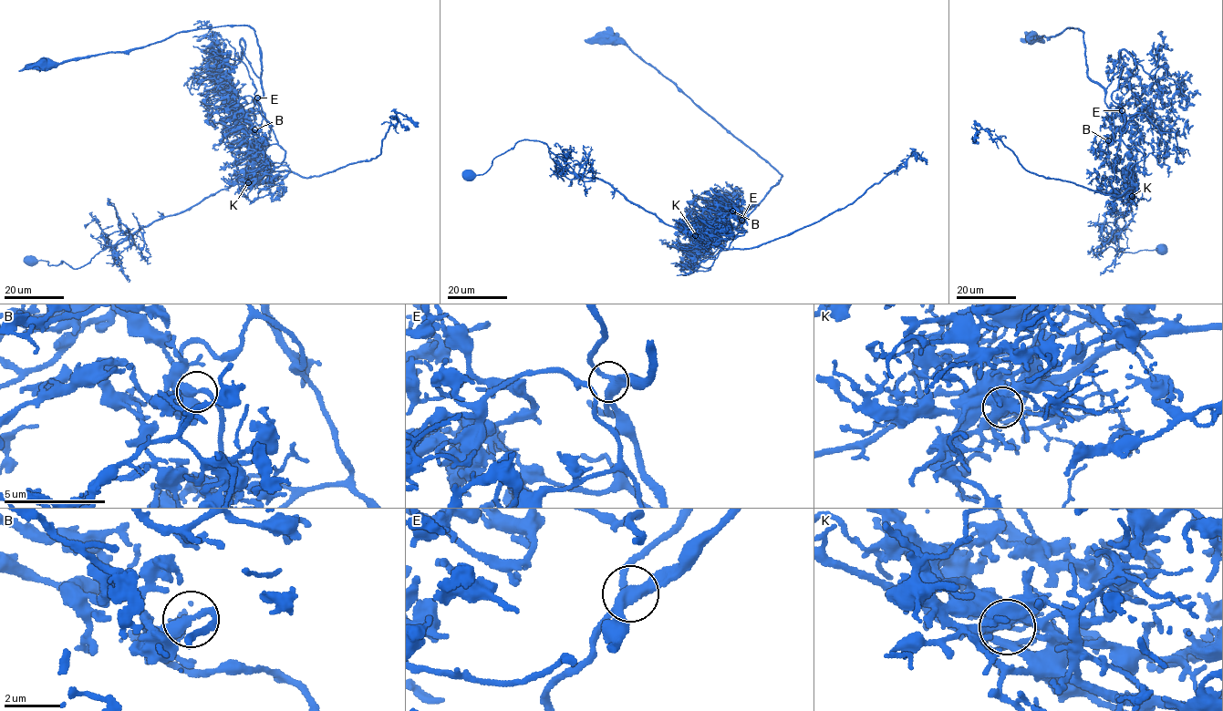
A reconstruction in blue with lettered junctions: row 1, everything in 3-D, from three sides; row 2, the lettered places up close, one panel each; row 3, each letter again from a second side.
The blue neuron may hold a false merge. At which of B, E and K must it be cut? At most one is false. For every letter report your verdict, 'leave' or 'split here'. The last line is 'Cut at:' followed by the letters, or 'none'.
B: leave
E: leave
K: split here
Cut at: K

